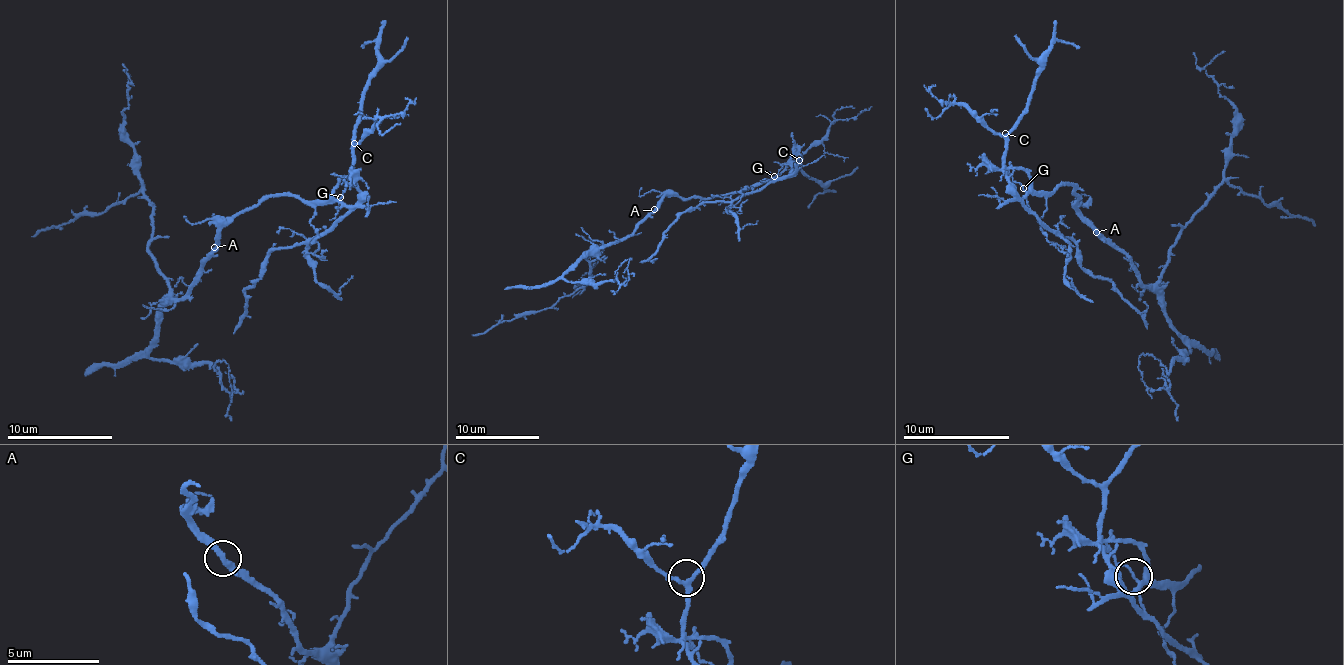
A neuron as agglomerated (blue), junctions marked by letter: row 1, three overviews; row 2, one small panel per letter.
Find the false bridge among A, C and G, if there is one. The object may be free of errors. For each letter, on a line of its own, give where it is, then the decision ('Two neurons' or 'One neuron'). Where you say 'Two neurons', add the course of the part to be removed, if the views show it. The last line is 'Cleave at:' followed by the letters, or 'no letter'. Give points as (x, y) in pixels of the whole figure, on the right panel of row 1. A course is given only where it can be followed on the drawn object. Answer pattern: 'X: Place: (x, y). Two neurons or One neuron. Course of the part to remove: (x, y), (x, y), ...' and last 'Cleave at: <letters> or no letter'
A: Place: (1096, 232). One neuron
C: Place: (1005, 133). One neuron
G: Place: (1023, 188). Two neurons. Course of the part to remove: (1022, 189), (1006, 175), (1042, 222), (1076, 242), (1078, 265), (1110, 281), (1142, 314), (1146, 329)
Cleave at: G

